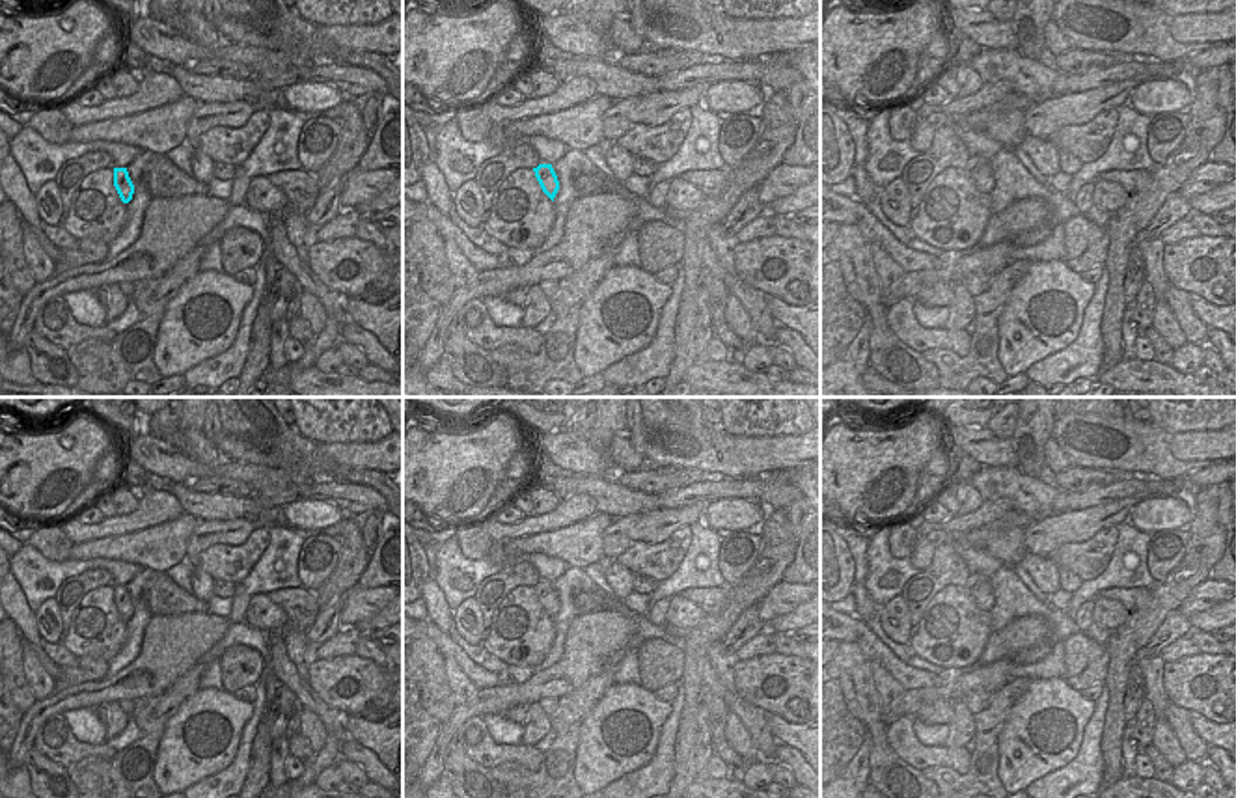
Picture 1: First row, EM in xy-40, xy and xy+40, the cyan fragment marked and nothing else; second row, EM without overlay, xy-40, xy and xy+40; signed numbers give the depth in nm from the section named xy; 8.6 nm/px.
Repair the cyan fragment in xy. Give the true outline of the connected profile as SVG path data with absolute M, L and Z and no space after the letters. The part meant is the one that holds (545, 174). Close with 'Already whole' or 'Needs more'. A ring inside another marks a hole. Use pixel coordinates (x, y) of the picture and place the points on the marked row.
M569 149L554 170L552 164L533 168L542 192L554 201L559 188L574 188L574 179L584 173L598 173L584 151Z. Needs more.

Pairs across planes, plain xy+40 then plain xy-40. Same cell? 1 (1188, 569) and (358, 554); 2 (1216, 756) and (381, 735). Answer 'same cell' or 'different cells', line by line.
1: same cell
2: different cells

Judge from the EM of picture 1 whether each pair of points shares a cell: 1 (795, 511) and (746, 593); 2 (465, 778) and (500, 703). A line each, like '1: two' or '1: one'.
1: two
2: two

